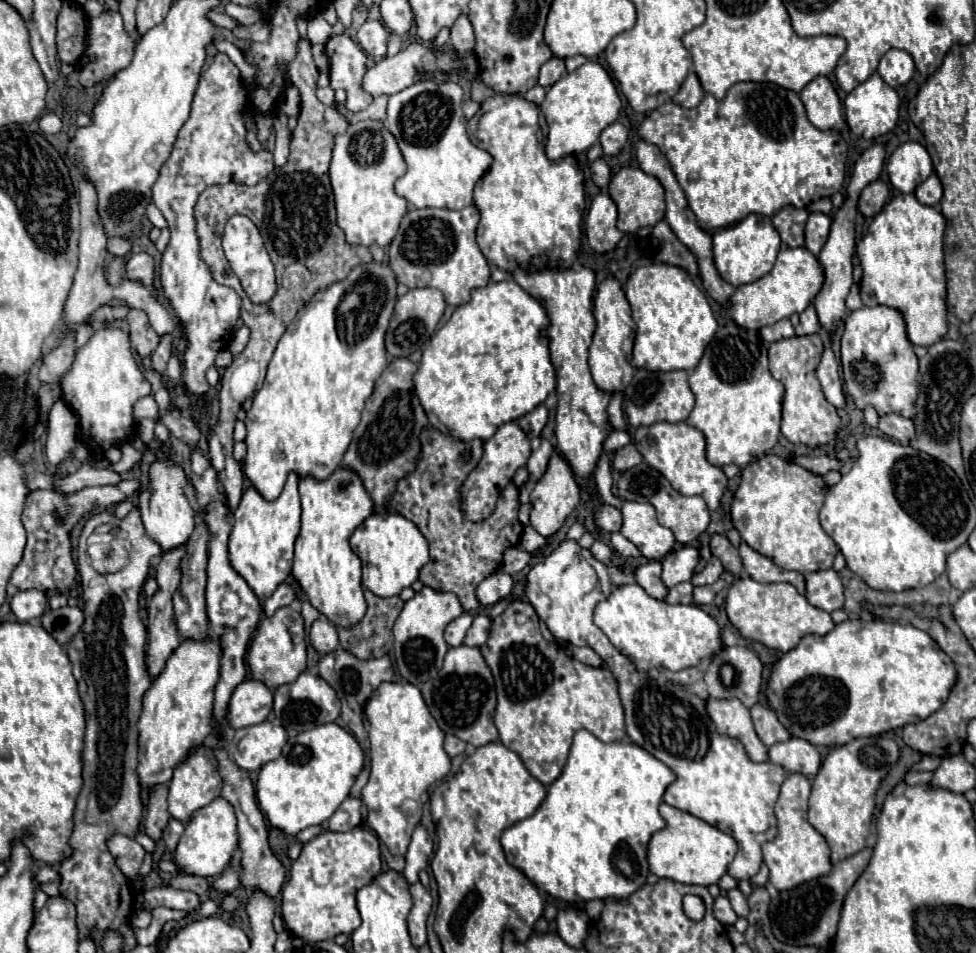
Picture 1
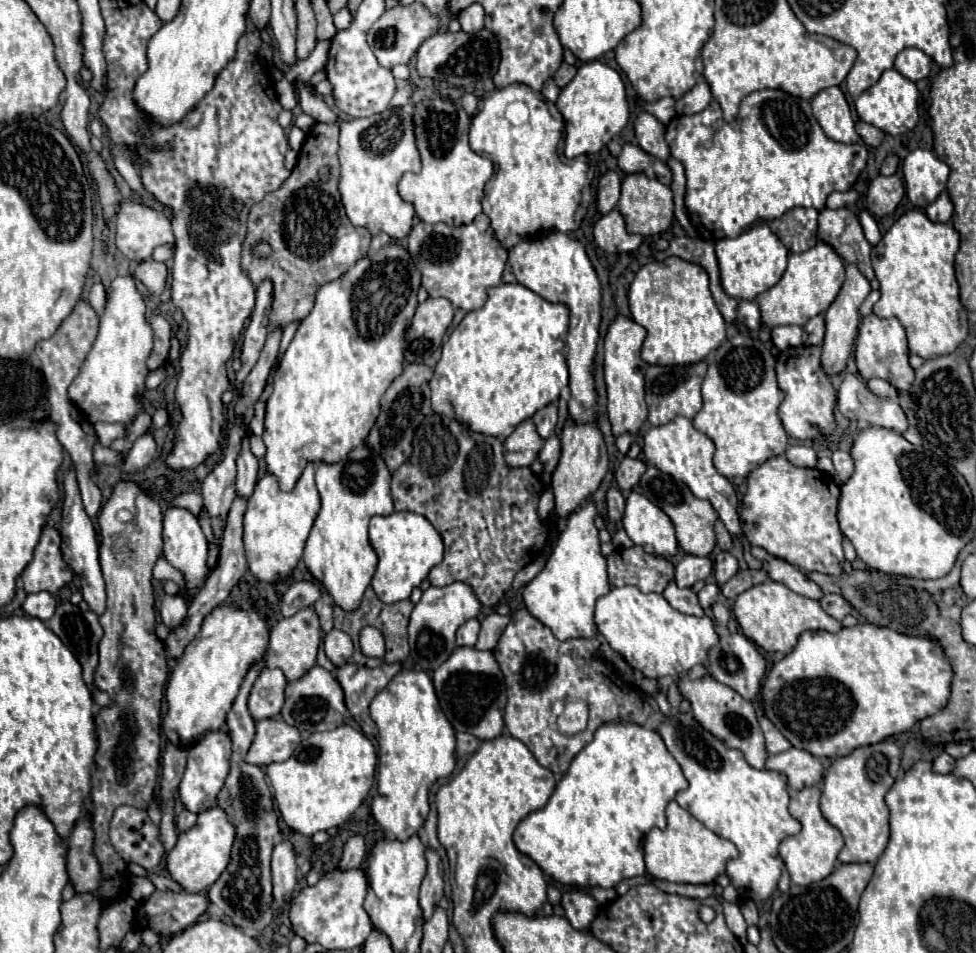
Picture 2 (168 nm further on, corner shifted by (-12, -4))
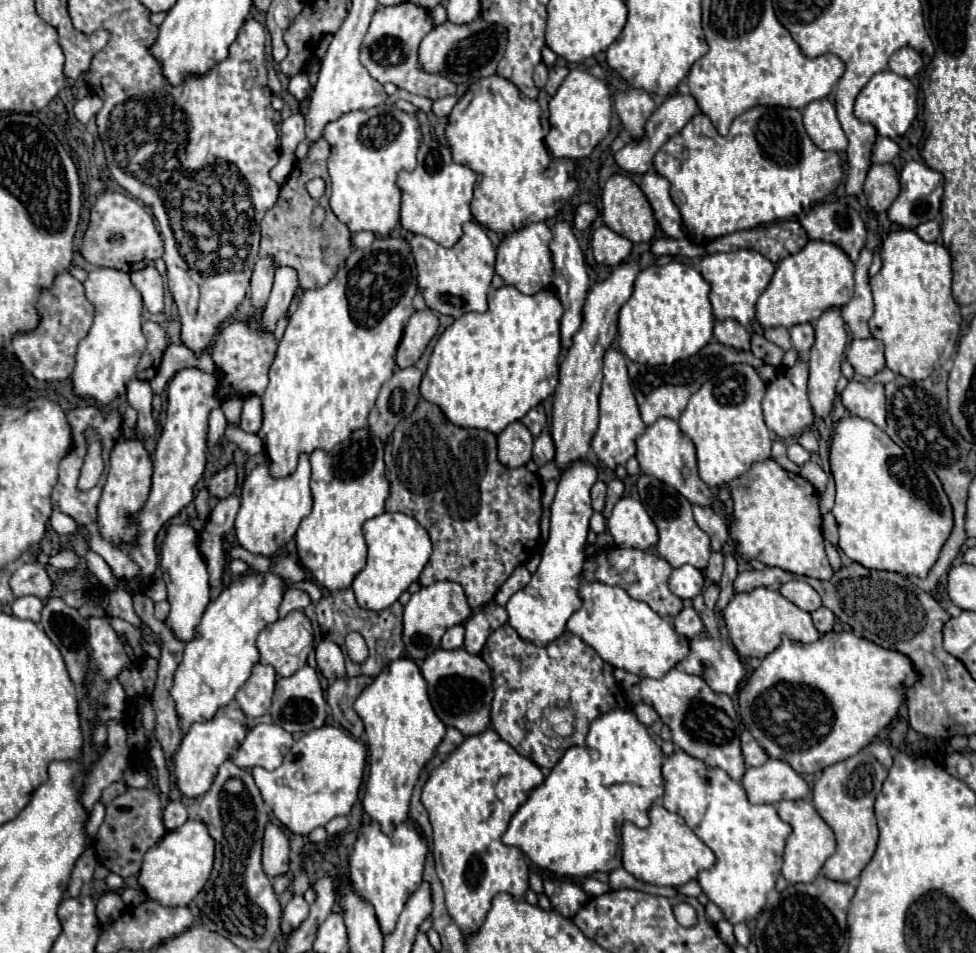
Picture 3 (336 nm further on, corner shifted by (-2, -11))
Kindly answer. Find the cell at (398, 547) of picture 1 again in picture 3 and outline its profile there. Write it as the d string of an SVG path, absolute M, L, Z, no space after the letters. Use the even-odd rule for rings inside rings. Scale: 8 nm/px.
M383 513L363 525L363 535L369 545L369 557L363 571L353 579L353 593L359 607L381 611L393 605L407 587L419 579L423 567L431 557L431 541L427 531L405 513Z

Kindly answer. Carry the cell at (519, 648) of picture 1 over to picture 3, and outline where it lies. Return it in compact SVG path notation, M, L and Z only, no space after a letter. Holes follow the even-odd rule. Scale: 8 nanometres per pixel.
M503 625L489 635L481 657L491 667L493 675L493 729L517 753L531 759L539 767L551 769L561 759L565 749L569 749L571 745L583 745L591 721L597 719L601 713L607 713L613 707L627 707L623 689L613 677L613 667L569 631L551 641L547 647L537 647L523 641L513 627ZM551 705L565 705L573 709L577 725L571 737L555 739L545 735L541 723L545 709Z

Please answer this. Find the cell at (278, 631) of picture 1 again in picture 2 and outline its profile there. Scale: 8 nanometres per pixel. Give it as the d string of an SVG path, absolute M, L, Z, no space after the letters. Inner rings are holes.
M303 608L291 618L279 620L269 634L269 646L265 652L265 664L267 668L281 668L287 680L299 680L313 668L315 658L317 658L317 648L321 642L321 628L319 628L319 618L313 608Z

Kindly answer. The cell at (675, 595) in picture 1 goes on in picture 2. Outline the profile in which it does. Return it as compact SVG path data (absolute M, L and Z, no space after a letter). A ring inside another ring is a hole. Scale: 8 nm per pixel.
M707 582L699 592L697 592L699 604L703 610L707 610L709 606L713 606L713 602L719 598L719 586L715 582Z

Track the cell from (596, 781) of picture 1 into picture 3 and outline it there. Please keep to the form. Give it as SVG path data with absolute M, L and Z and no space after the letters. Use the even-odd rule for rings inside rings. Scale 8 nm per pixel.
M613 709L605 715L599 715L589 727L585 745L569 747L559 763L551 769L549 777L527 795L527 801L511 817L503 843L519 847L537 867L545 867L565 877L585 877L595 871L609 873L611 869L621 867L621 859L617 857L621 855L621 823L631 821L637 827L649 825L647 811L651 803L663 795L661 763L663 751L647 733L647 727L639 723L633 711Z

